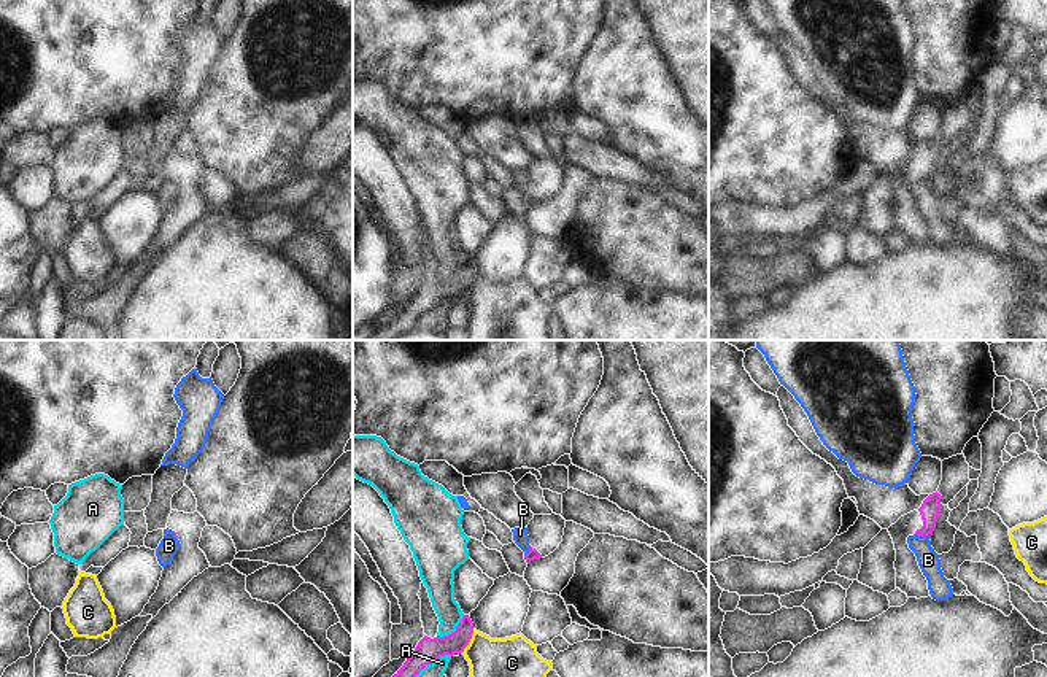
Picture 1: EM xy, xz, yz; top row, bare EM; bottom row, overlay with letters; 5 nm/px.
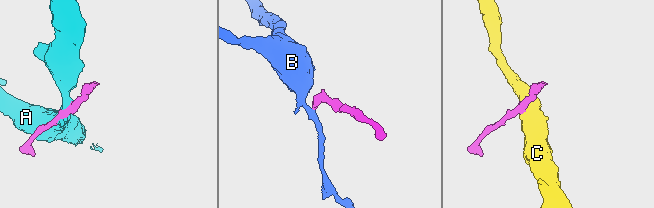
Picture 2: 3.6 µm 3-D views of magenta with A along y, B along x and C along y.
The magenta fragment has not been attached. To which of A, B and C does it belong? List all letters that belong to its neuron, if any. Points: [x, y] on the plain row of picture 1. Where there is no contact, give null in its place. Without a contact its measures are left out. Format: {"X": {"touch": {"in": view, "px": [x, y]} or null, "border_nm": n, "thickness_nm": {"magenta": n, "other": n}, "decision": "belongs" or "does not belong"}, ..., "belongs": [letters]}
{"A": {"touch": {"in": "xz", "px": [431, 307]}, "border_nm": 220, "thickness_nm": {"magenta": 130, "other": 110}, "decision": "does not belong"}, "B": {"touch": {"in": "yz", "px": [922, 178]}, "border_nm": 70, "thickness_nm": {"magenta": 100, "other": 110}, "decision": "does not belong"}, "C": {"touch": {"in": "xz", "px": [469, 285]}, "border_nm": 140, "thickness_nm": {"magenta": 130, "other": 360}, "decision": "does not belong"}, "belongs": []}

